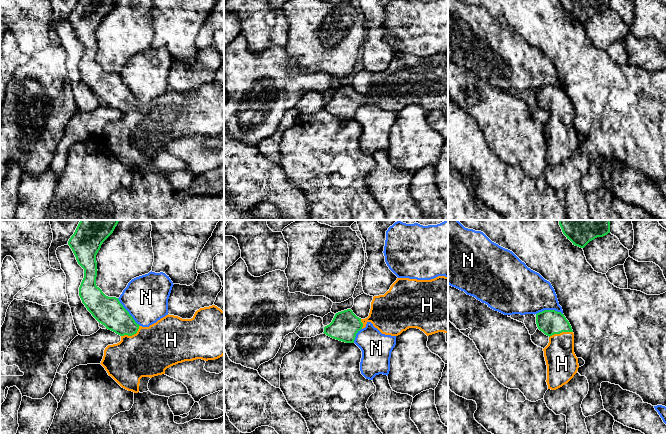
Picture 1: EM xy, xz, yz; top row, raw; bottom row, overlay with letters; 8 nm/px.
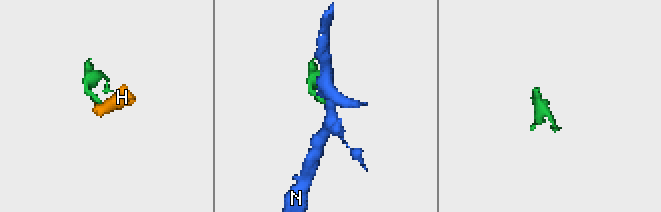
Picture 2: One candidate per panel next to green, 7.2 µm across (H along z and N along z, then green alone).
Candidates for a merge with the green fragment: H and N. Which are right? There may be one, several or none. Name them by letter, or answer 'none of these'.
H

